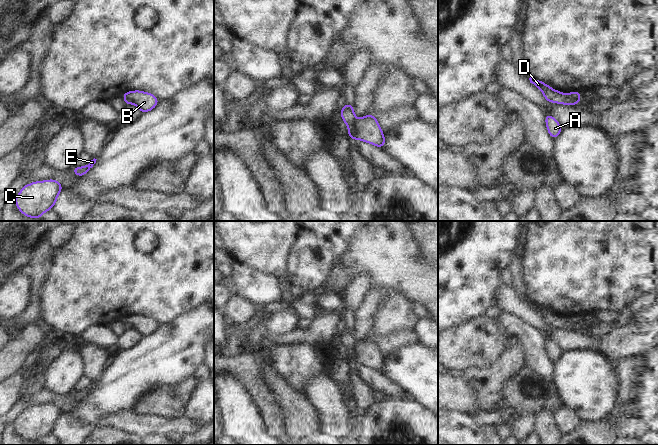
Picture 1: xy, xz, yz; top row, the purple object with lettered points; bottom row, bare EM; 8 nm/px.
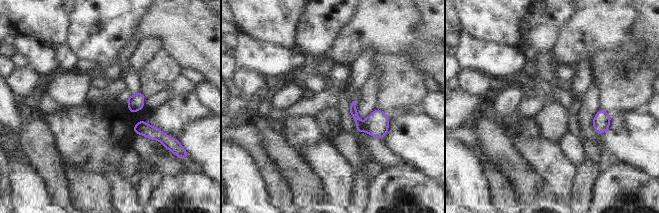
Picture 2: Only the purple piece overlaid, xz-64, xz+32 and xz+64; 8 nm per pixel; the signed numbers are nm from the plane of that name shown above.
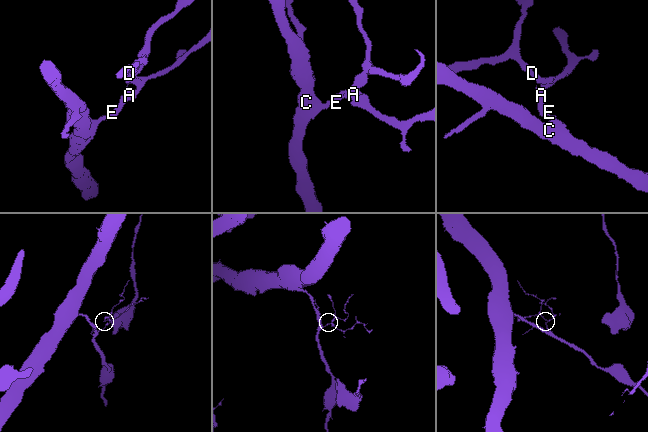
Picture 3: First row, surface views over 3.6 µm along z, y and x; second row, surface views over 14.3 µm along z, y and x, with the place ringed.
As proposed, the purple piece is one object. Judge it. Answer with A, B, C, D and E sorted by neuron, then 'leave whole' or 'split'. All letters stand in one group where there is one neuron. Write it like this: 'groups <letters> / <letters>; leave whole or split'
groups A B C E / D; split

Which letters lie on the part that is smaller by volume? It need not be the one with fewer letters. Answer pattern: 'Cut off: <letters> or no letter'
Cut off: D

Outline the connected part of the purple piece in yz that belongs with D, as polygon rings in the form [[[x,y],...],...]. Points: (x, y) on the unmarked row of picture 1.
[[[534,301],[529,302],[530,307],[534,308],[544,319],[547,326],[557,327],[562,329],[578,329],[580,324],[573,324],[567,321],[567,318],[557,315],[552,311],[548,310],[543,305],[537,304]]]

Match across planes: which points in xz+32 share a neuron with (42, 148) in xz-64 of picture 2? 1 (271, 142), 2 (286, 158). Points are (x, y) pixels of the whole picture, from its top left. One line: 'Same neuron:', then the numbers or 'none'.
Same neuron: none

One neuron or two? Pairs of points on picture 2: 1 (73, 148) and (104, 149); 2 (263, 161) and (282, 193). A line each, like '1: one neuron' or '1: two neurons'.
1: one neuron
2: one neuron

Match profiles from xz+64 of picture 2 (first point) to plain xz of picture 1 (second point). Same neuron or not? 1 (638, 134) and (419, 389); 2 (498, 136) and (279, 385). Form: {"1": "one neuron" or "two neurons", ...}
{"1": "one neuron", "2": "one neuron"}

